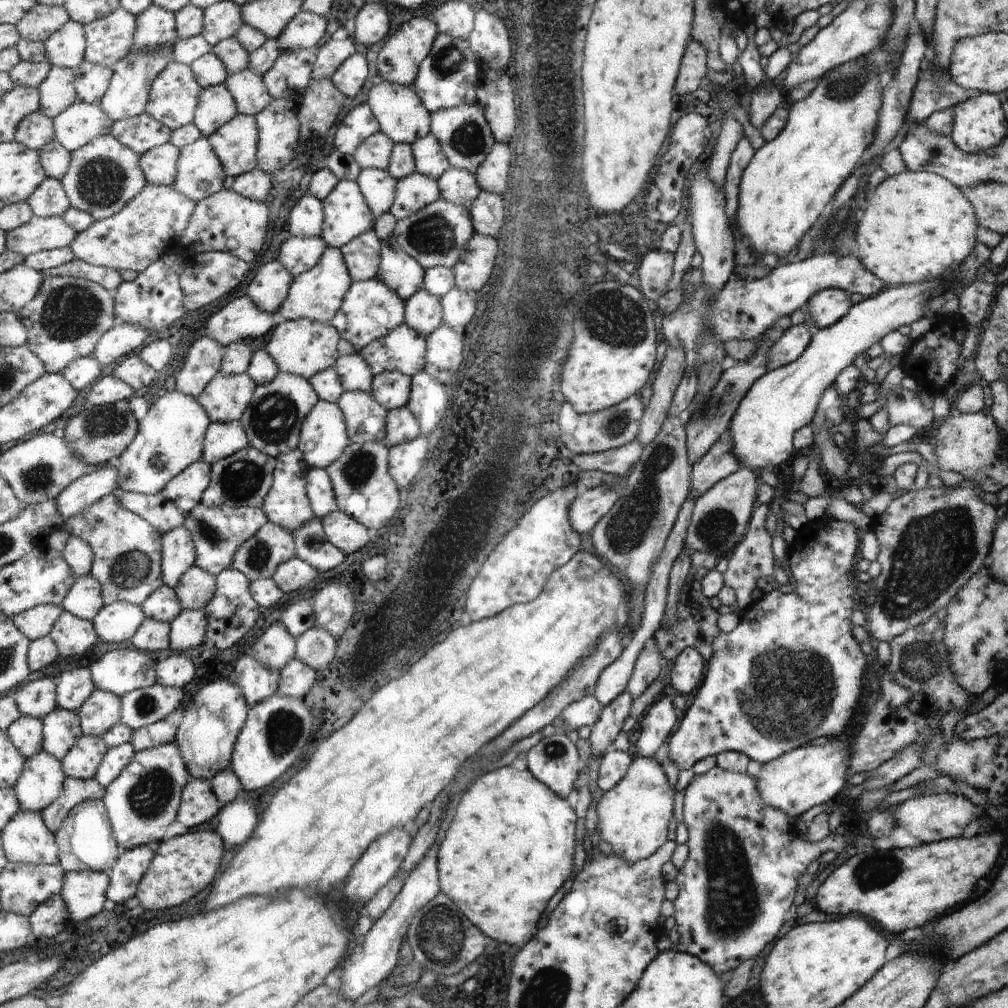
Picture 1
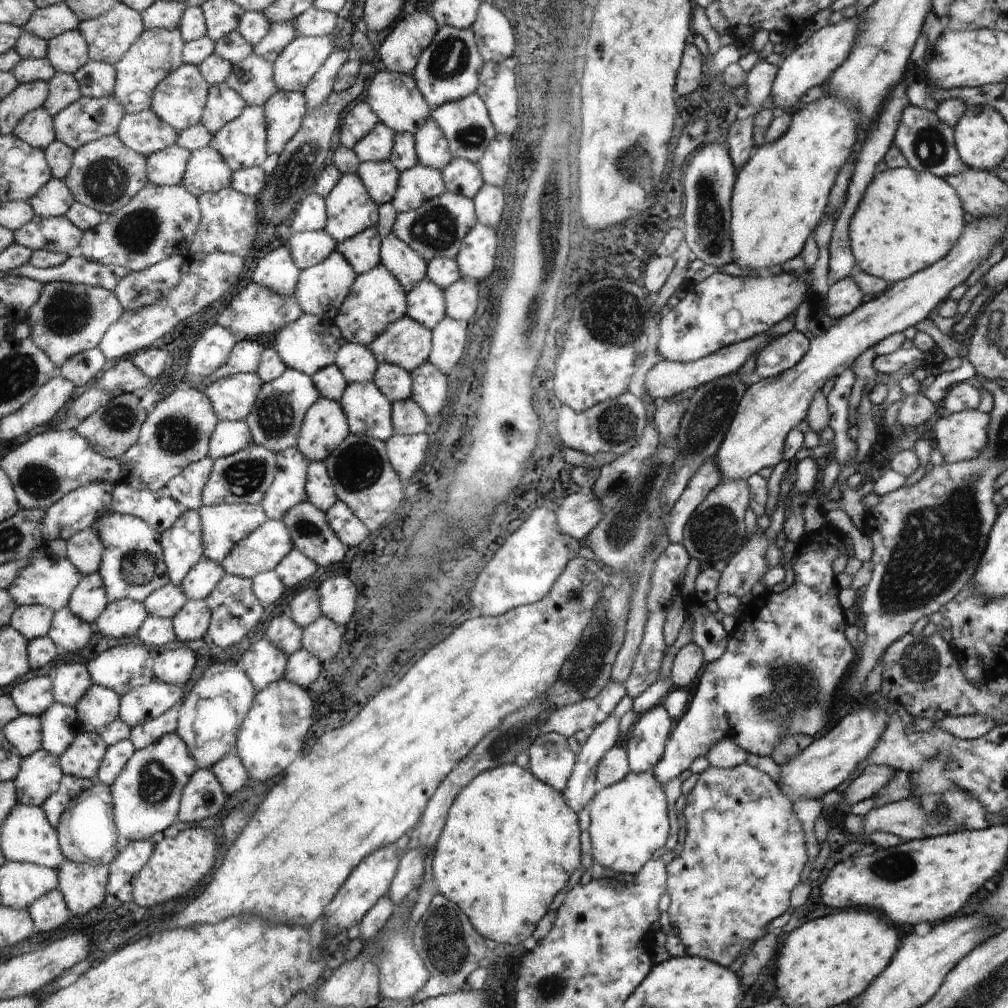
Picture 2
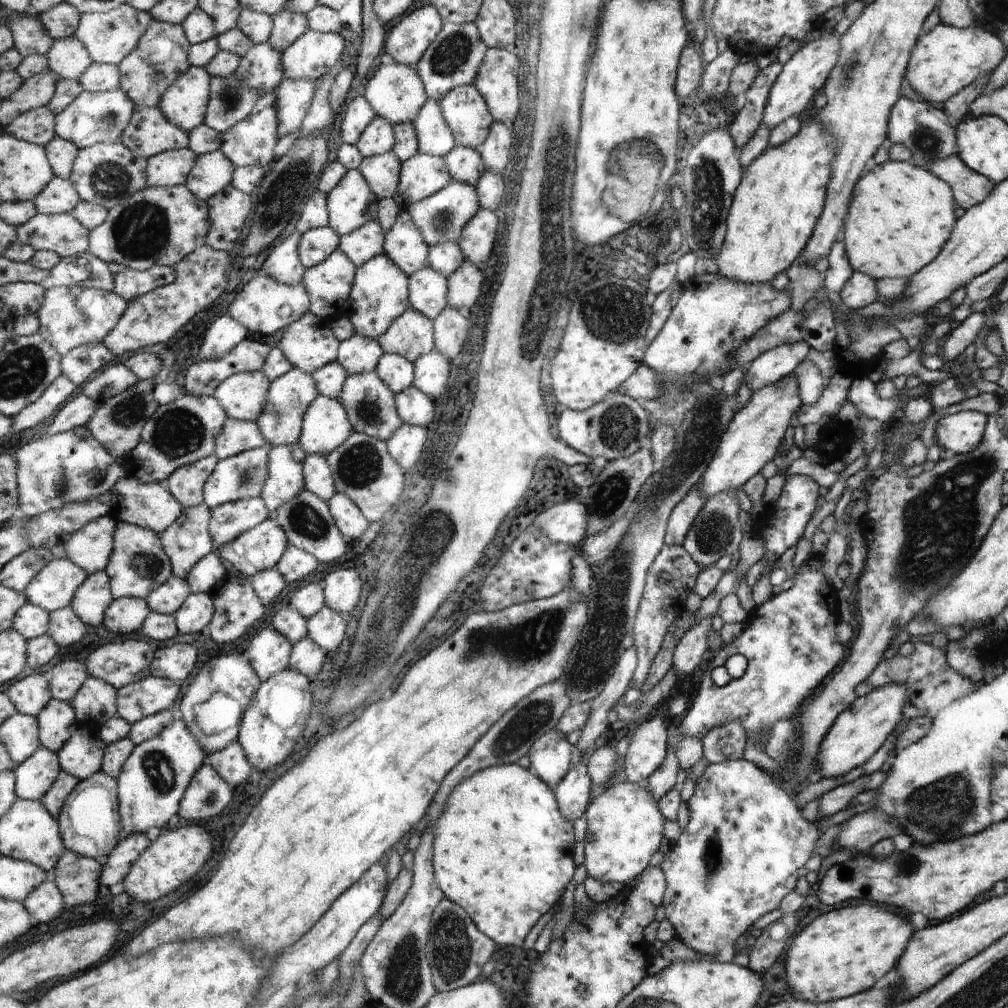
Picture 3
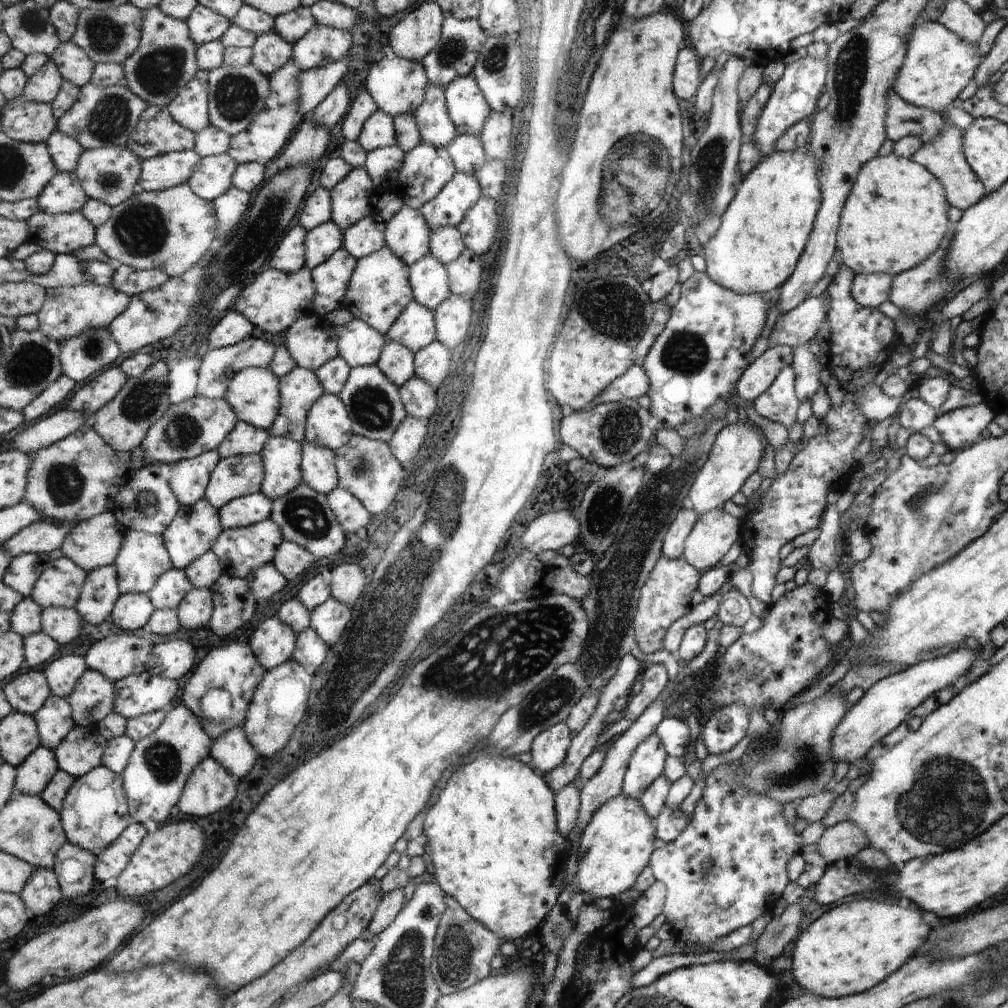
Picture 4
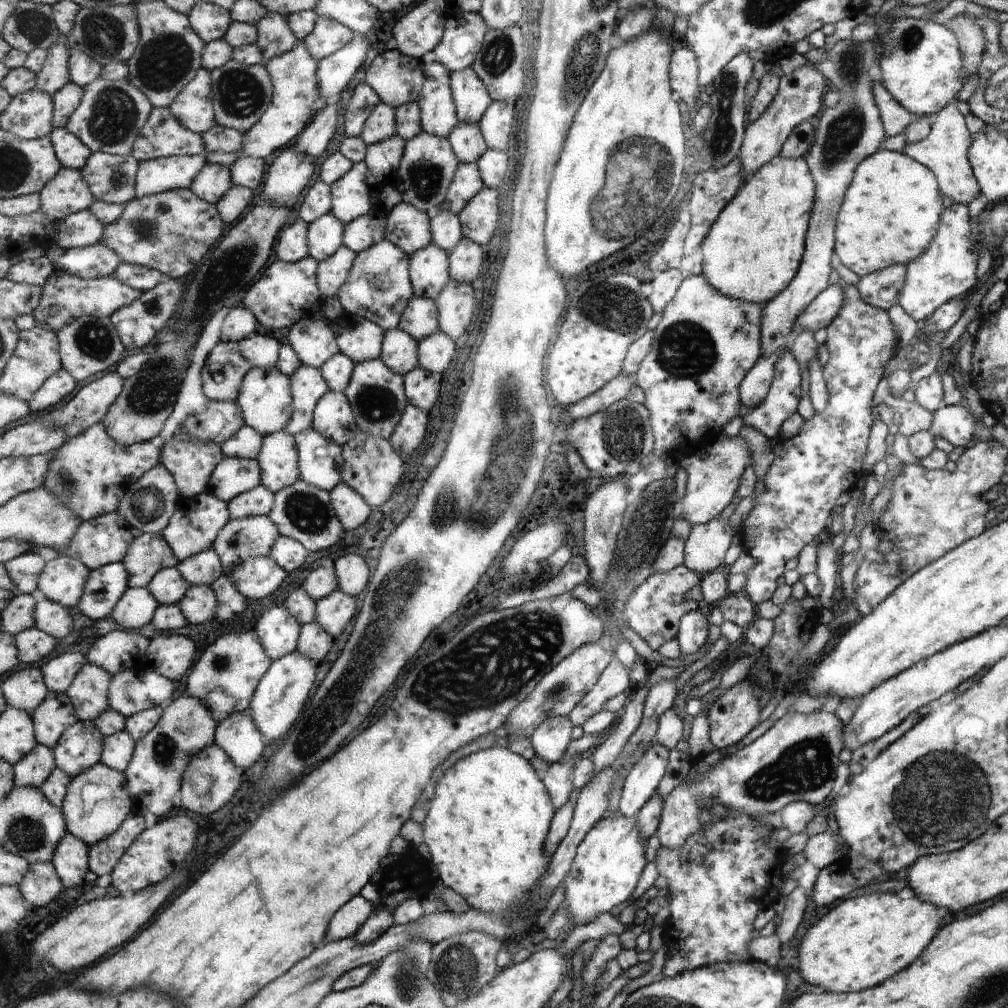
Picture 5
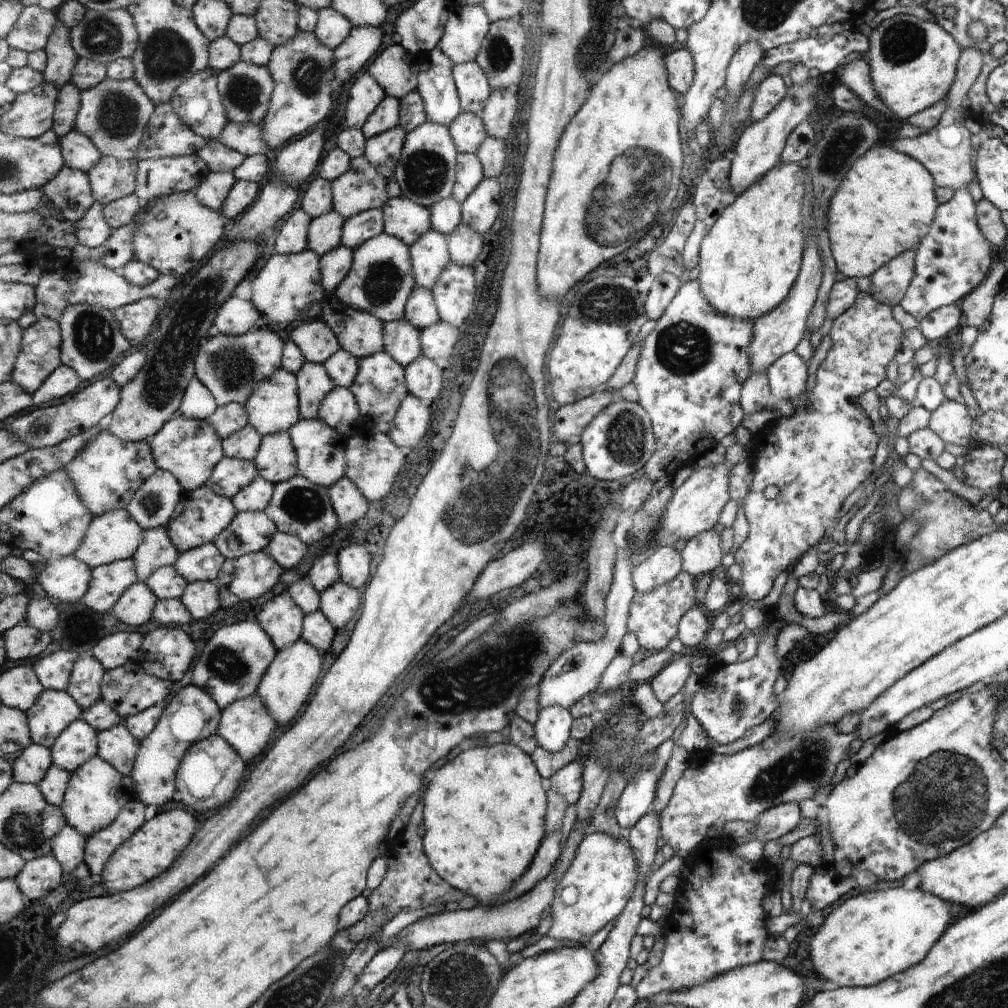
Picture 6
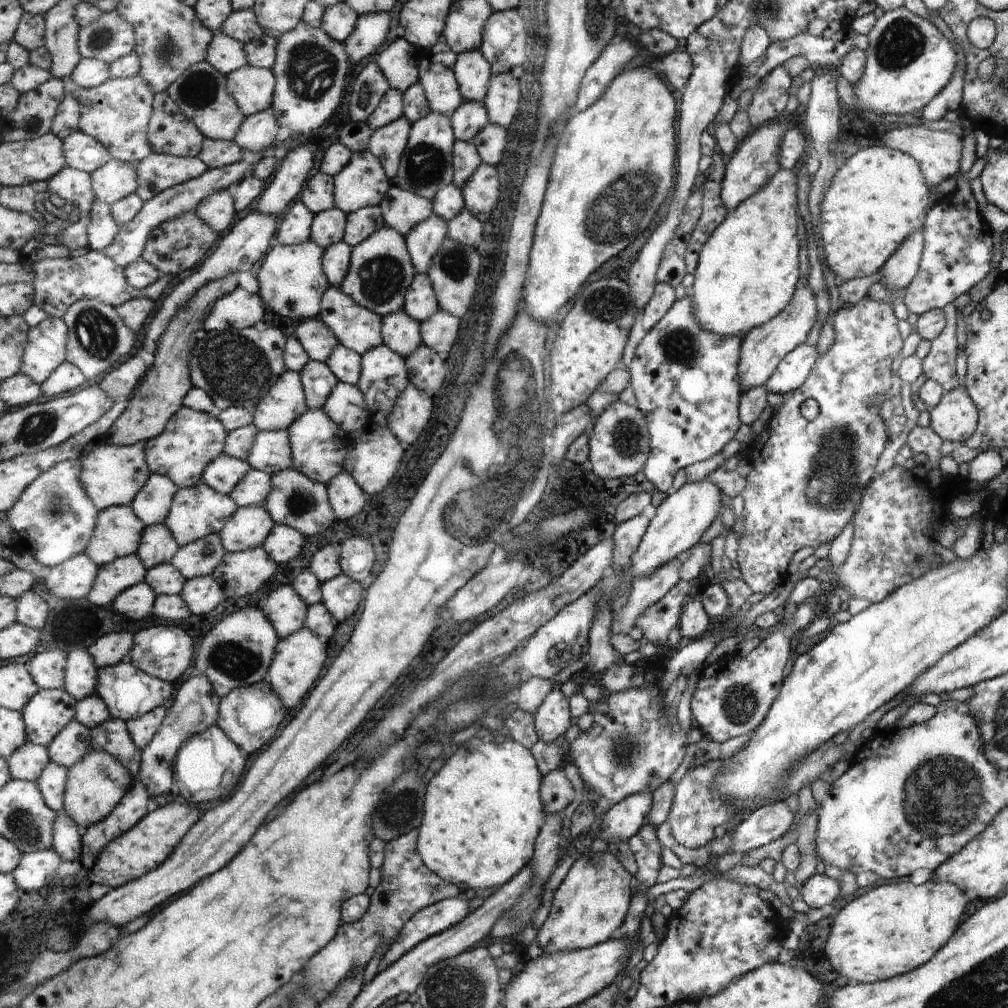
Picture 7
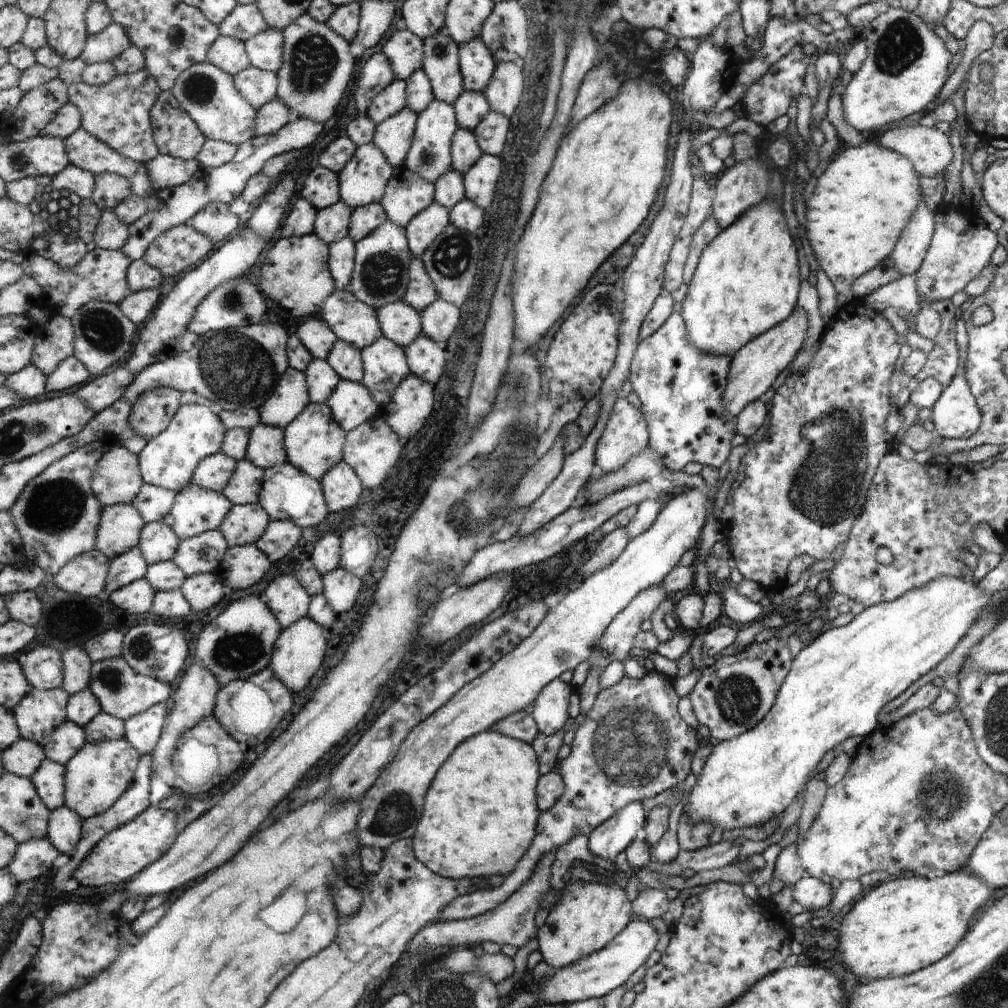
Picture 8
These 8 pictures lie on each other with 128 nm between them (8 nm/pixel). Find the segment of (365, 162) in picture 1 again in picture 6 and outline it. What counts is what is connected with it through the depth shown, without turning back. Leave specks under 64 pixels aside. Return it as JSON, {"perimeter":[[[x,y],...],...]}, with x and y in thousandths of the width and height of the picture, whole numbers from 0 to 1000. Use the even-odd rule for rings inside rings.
{"perimeter":[[[382,93],[379,101],[375,103],[373,109],[369,111],[368,115],[359,124],[358,128],[361,135],[366,138],[393,127],[399,118],[398,106],[399,104],[394,97],[389,97]]]}

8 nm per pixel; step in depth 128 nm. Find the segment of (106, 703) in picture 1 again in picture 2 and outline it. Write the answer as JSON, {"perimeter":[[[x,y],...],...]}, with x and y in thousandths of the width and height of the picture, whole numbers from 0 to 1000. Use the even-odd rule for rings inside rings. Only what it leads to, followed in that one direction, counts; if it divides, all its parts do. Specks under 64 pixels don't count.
{"perimeter":[[[94,679],[76,700],[82,725],[100,728],[120,712],[121,696],[122,691],[118,687],[106,681]]]}

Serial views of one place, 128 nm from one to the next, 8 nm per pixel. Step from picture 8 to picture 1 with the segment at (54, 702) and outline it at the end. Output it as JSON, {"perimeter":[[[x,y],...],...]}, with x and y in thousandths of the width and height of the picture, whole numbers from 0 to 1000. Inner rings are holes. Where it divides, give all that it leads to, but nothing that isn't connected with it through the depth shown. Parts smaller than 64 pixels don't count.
{"perimeter":[[[58,701],[45,716],[45,744],[63,755],[82,732],[82,714],[78,706]]]}

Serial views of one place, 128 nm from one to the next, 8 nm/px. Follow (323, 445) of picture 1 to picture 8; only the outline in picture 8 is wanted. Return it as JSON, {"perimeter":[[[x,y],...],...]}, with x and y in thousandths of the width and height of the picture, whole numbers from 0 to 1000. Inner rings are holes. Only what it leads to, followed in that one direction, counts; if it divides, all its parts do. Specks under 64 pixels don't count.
{"perimeter":[[[338,377],[323,400],[328,405],[329,413],[344,429],[378,410],[372,394],[358,379]]]}

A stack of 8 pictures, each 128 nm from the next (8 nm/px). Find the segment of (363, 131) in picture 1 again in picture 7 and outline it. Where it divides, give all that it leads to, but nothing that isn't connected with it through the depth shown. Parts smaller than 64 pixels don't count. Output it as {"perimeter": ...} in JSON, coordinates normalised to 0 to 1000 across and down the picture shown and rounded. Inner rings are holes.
{"perimeter":[[[365,62],[355,73],[347,93],[347,117],[351,121],[364,121],[369,111],[388,88],[384,76],[373,62]]]}

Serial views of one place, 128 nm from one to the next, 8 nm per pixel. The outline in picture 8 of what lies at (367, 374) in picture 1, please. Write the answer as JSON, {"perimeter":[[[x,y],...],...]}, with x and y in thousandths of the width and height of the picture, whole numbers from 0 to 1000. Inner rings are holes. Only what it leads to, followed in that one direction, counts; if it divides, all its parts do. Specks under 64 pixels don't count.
{"perimeter":[[[345,286],[333,287],[323,298],[317,313],[337,337],[360,346],[379,335],[374,307],[358,299]]]}

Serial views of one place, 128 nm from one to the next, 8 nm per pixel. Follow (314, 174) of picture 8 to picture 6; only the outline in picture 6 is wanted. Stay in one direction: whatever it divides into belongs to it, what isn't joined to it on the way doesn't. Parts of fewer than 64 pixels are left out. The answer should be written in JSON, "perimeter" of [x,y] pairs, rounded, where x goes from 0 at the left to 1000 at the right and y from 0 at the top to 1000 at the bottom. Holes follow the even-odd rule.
{"perimeter":[[[317,176],[310,179],[306,188],[302,190],[298,204],[309,217],[331,208],[331,186],[328,180]]]}

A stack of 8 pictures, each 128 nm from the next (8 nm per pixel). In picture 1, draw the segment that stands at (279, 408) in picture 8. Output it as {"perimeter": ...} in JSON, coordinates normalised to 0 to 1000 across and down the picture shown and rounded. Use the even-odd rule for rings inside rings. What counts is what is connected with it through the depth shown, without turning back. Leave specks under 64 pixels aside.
{"perimeter":[[[218,368],[205,388],[195,396],[202,402],[210,419],[239,418],[254,384],[254,378],[246,370],[230,372]]]}

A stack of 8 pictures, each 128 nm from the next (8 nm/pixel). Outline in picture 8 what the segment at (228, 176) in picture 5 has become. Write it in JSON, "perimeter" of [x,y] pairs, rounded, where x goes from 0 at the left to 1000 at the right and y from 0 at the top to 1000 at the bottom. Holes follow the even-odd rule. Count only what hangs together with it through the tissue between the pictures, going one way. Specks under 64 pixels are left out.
{"perimeter":[[[212,200],[206,206],[198,208],[190,217],[190,221],[214,240],[224,239],[228,232],[238,226],[237,214],[228,208],[228,202],[224,200]]]}

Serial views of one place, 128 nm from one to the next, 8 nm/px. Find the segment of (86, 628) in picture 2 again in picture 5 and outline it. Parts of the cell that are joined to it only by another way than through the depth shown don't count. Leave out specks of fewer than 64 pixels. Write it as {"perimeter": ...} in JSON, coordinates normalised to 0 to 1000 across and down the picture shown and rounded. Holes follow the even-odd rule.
{"perimeter":[[[40,591],[36,602],[38,622],[54,630],[58,635],[65,633],[73,625],[73,613],[68,603]]]}

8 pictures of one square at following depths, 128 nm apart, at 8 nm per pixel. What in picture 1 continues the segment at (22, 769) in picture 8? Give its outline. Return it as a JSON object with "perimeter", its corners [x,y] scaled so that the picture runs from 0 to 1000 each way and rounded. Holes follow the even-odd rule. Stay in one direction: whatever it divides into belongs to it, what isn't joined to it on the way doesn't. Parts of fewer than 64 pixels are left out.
{"perimeter":[[[44,744],[26,753],[26,760],[15,780],[20,798],[26,806],[44,806],[63,789],[67,772],[63,755]]]}

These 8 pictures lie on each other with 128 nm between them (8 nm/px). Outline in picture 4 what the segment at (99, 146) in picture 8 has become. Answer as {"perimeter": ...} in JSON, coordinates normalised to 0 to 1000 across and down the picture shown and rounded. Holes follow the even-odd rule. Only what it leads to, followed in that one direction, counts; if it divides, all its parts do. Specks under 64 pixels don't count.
{"perimeter":[[[58,129],[48,139],[47,143],[50,145],[60,171],[77,171],[81,155],[86,151],[85,147],[77,139]]]}

